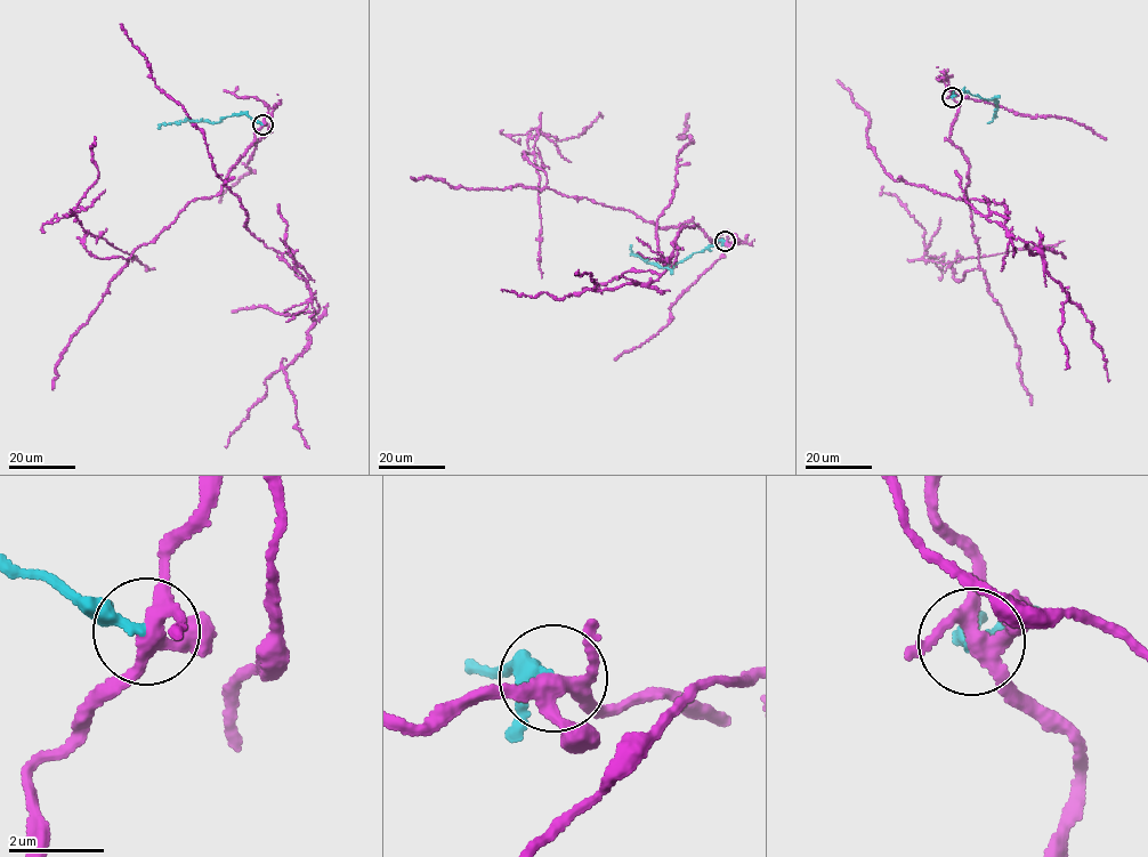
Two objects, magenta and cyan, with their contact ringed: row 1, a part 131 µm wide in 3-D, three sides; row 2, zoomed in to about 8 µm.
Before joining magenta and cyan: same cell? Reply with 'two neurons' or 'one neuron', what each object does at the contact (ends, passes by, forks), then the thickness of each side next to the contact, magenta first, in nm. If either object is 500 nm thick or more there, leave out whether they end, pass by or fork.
two neurons | magenta forks | cyan passes by | 280/170 nm

